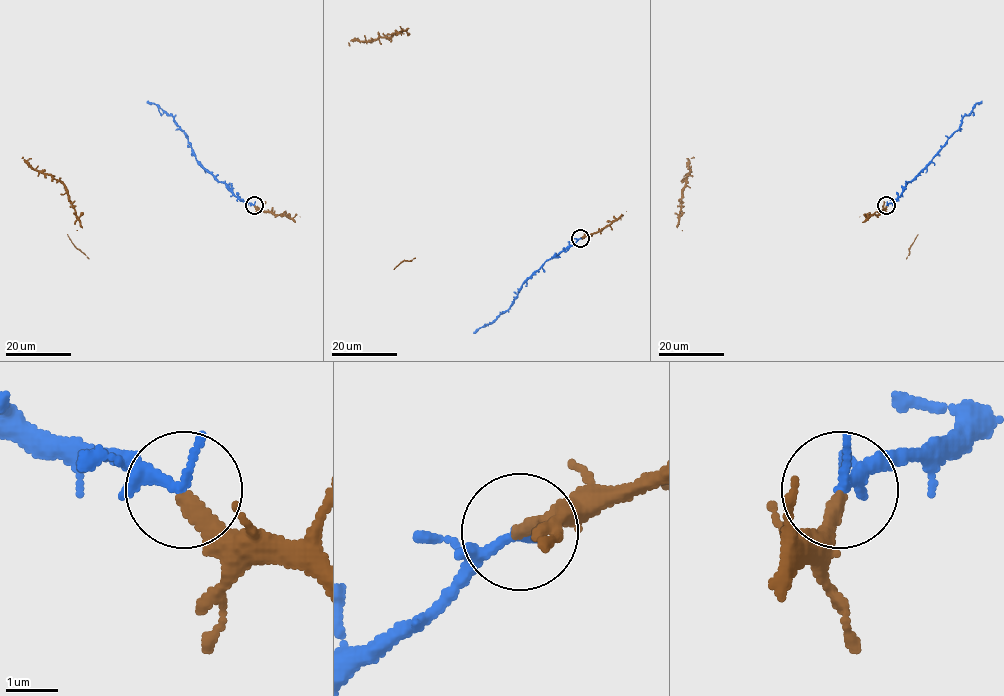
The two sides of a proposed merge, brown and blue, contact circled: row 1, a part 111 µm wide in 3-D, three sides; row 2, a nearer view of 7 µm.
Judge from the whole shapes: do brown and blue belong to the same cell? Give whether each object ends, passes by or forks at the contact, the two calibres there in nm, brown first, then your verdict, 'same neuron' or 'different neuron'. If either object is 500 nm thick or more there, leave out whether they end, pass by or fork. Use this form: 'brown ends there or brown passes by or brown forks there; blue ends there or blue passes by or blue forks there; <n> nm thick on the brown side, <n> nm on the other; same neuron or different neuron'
brown ends there; blue passes by; 320 nm thick on the brown side, 160 nm on the other; same neuron

